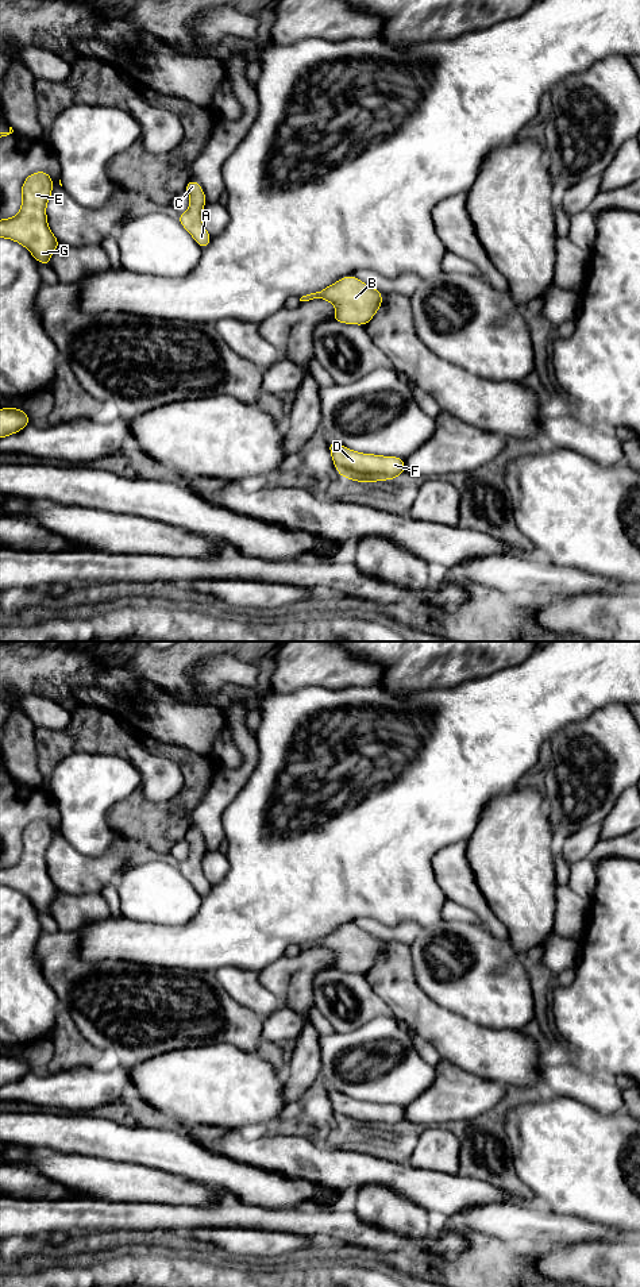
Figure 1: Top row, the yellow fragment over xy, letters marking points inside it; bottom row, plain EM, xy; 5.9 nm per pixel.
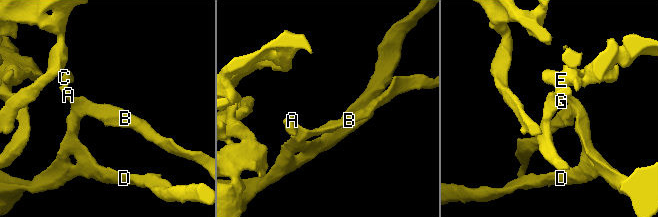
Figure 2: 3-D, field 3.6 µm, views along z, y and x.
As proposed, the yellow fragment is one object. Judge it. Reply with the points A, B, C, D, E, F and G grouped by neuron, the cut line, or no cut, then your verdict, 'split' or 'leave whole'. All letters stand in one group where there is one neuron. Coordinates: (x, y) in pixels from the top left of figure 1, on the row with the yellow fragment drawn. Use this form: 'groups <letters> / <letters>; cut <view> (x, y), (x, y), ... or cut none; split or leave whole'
groups A B C D E F G; cut none; leave whole

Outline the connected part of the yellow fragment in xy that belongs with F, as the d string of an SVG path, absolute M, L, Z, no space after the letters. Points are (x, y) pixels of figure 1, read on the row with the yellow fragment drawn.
M332 440L328 442L328 447L340 477L356 482L375 482L396 479L405 473L401 458L356 452Z

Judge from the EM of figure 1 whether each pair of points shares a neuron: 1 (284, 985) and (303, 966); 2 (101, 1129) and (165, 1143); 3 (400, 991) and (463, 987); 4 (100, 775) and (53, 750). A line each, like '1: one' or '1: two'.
1: one
2: one
3: two
4: two

